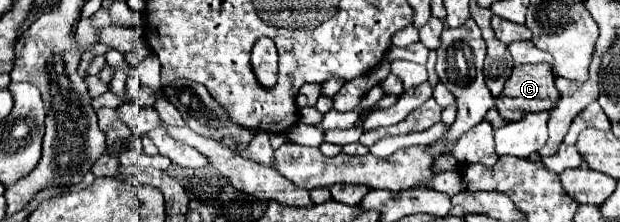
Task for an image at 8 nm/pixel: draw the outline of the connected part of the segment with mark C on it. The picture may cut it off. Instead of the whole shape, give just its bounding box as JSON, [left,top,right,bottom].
[495,63,559,121]

